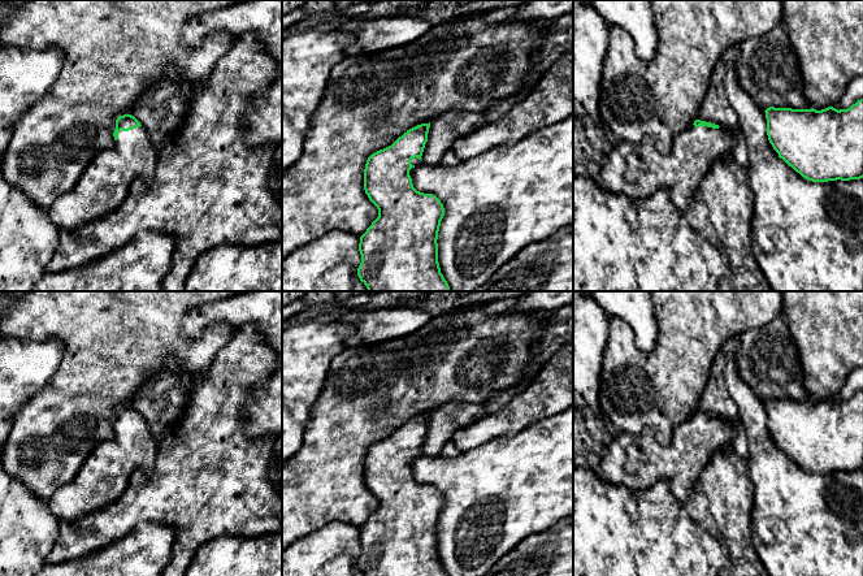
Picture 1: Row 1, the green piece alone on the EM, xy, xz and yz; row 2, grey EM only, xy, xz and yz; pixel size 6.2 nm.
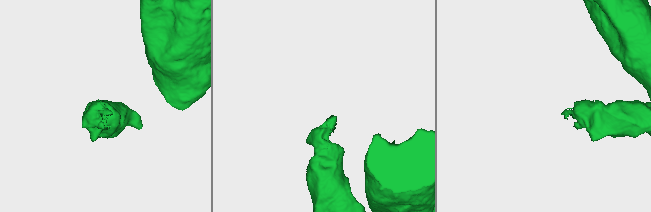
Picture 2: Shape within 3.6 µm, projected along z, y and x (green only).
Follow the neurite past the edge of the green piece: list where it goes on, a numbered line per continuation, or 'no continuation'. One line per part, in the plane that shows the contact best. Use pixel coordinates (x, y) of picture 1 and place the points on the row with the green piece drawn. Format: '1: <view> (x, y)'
1: xy (104, 185)

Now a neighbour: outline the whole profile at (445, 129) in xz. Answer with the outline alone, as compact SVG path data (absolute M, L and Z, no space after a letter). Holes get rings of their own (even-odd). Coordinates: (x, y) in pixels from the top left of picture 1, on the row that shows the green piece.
M526 90L509 98L507 103L496 101L482 113L444 112L430 122L428 142L421 160L428 165L438 165L451 144L463 134L481 129L503 116L509 107L526 94Z

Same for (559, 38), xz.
M573 9L550 22L542 46L533 55L535 72L528 78L528 87L534 83L543 70L571 48L573 48Z

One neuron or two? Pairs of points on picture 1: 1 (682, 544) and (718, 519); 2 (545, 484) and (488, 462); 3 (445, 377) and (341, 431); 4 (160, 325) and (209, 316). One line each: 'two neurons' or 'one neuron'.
1: two neurons
2: one neuron
3: one neuron
4: two neurons

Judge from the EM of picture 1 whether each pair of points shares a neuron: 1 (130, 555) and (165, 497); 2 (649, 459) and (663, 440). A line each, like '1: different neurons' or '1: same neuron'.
1: different neurons
2: different neurons

